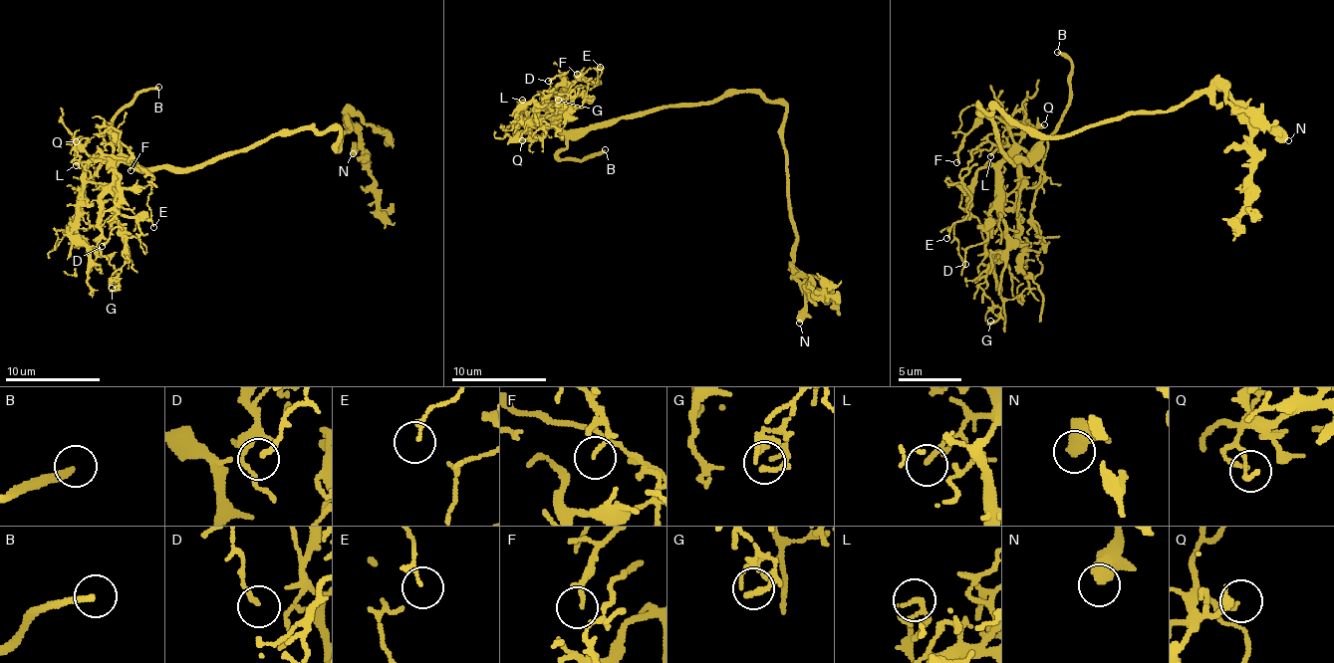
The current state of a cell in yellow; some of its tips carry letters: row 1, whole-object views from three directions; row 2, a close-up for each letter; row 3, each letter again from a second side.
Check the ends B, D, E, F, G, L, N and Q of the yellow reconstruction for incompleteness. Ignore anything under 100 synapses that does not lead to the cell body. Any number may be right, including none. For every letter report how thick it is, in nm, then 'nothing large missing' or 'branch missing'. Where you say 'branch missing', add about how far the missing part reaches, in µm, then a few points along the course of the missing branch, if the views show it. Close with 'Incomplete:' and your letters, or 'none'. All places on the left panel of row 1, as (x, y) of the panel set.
B: 240 nm thick; branch missing; about 80 µm are missing; missing branch runs (158, 87), (248, 80), (263, 92), (277, 136), (379, 196), (317, 219), (279, 219), (258, 196)
D: 120 nm thick; nothing large missing
E: 140 nm thick; nothing large missing
F: 140 nm thick; nothing large missing
G: 150 nm thick; nothing large missing
L: 140 nm thick; nothing large missing
N: 550 nm thick; nothing large missing
Q: 150 nm thick; nothing large missing
Incomplete: B

